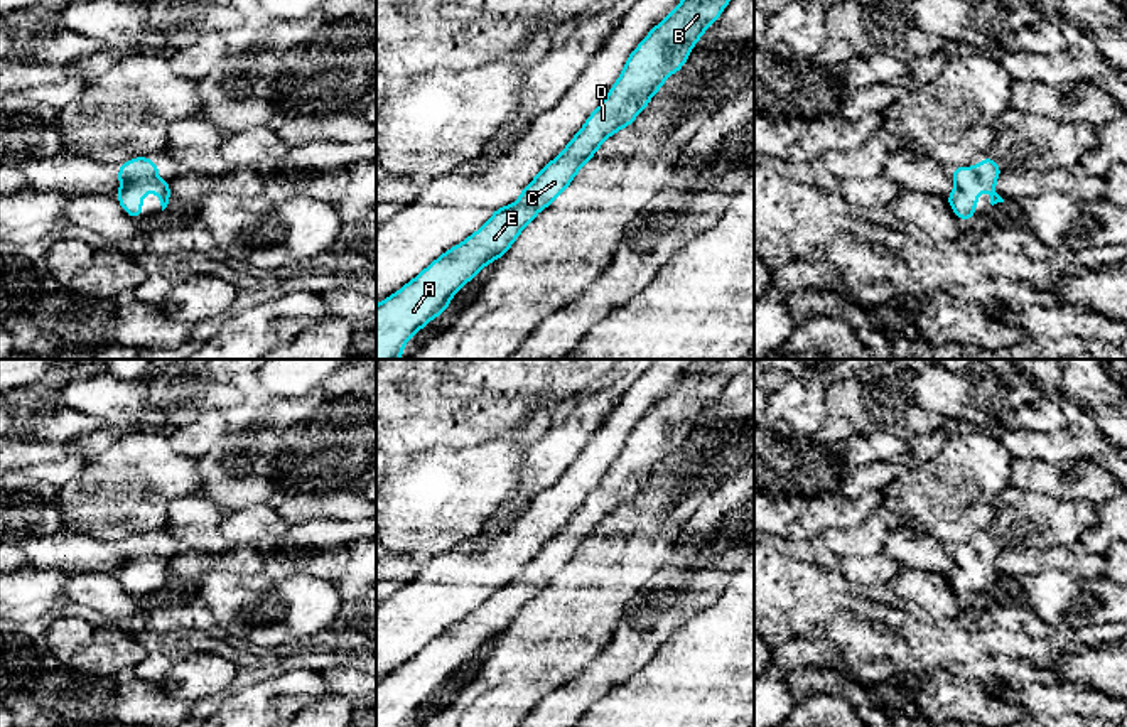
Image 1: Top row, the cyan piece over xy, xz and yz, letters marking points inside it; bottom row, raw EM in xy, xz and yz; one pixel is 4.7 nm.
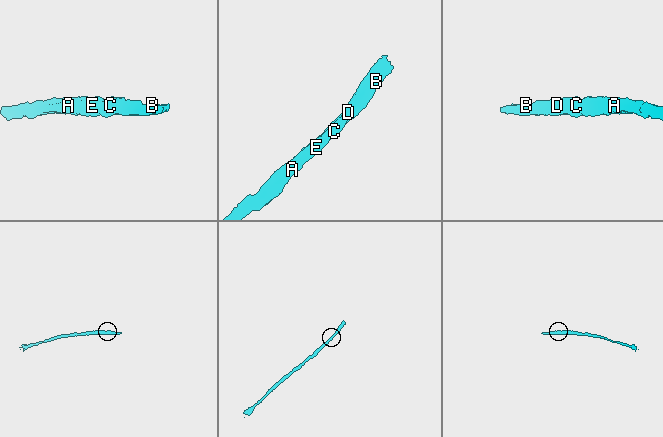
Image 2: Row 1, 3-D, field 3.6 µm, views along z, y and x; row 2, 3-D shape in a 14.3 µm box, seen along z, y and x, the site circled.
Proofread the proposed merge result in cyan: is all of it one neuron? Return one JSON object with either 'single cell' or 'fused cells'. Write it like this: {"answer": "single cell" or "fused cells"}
{"answer": "single cell"}

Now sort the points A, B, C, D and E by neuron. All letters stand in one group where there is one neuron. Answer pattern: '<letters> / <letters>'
A B C D E

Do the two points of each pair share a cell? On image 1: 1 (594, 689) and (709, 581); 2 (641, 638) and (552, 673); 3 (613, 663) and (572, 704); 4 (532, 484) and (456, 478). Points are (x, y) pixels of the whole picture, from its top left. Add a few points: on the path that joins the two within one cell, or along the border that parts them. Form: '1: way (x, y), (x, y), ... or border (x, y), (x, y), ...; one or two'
1: way (621, 660), (680, 608); one
2: border (618, 623), (611, 640), (566, 682); two
3: way (603, 673), (582, 694); one
4: border (525, 457), (515, 490), (493, 513); two

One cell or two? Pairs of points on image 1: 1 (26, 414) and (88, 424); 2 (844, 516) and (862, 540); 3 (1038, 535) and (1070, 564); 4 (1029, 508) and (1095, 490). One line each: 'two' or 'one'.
1: one
2: two
3: two
4: two

